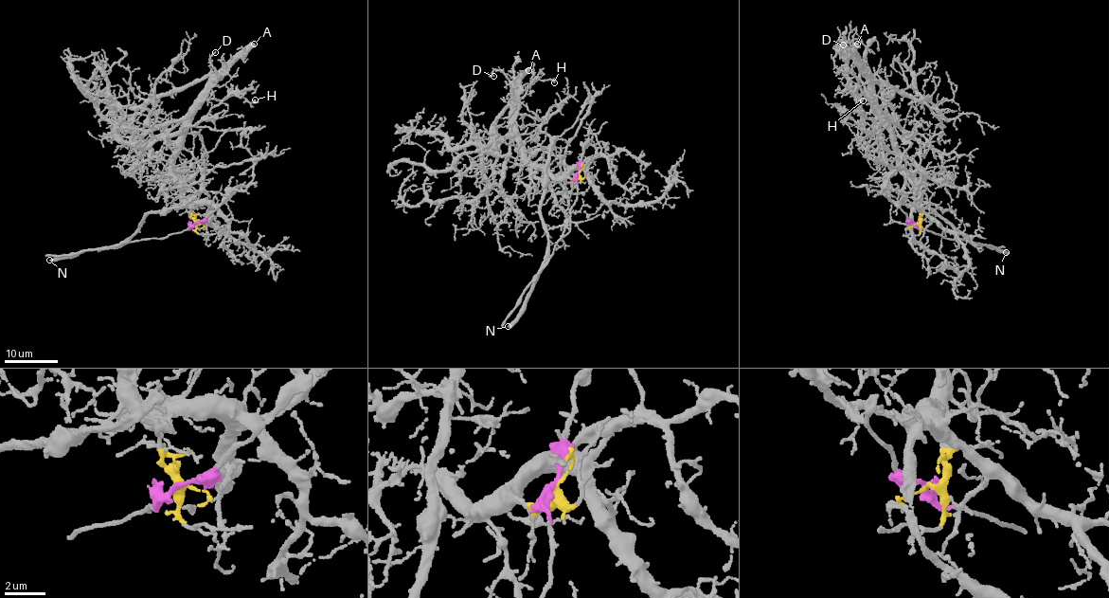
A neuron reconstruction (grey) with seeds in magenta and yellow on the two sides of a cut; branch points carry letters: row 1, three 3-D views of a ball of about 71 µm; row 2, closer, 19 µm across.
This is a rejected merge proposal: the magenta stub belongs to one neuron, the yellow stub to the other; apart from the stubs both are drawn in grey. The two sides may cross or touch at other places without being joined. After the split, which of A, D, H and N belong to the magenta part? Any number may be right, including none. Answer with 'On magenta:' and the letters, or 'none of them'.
On magenta: N

